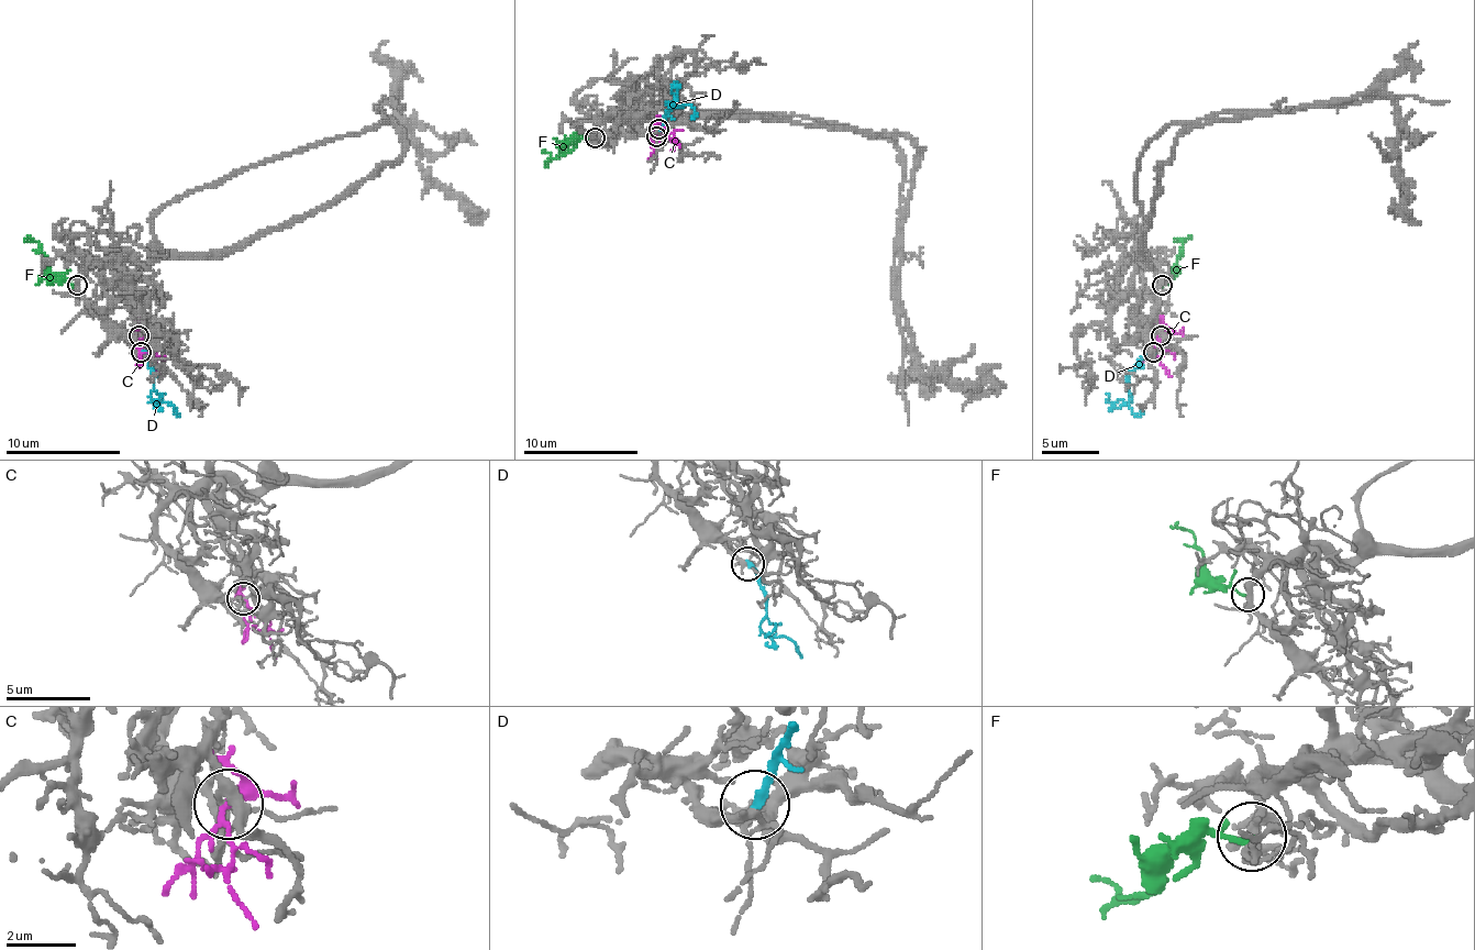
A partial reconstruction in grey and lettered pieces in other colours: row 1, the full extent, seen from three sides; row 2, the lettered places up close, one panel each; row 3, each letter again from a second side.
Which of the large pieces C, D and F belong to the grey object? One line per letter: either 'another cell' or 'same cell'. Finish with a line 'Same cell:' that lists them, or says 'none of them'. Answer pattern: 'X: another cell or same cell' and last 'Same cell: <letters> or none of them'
C: another cell
D: same cell
F: another cell
Same cell: D

